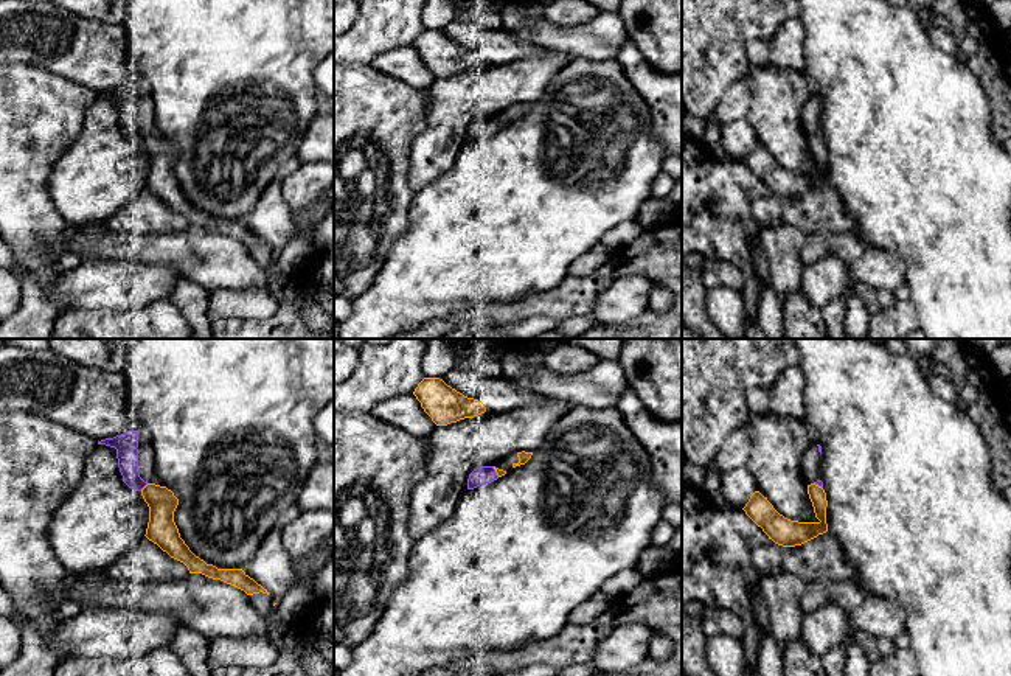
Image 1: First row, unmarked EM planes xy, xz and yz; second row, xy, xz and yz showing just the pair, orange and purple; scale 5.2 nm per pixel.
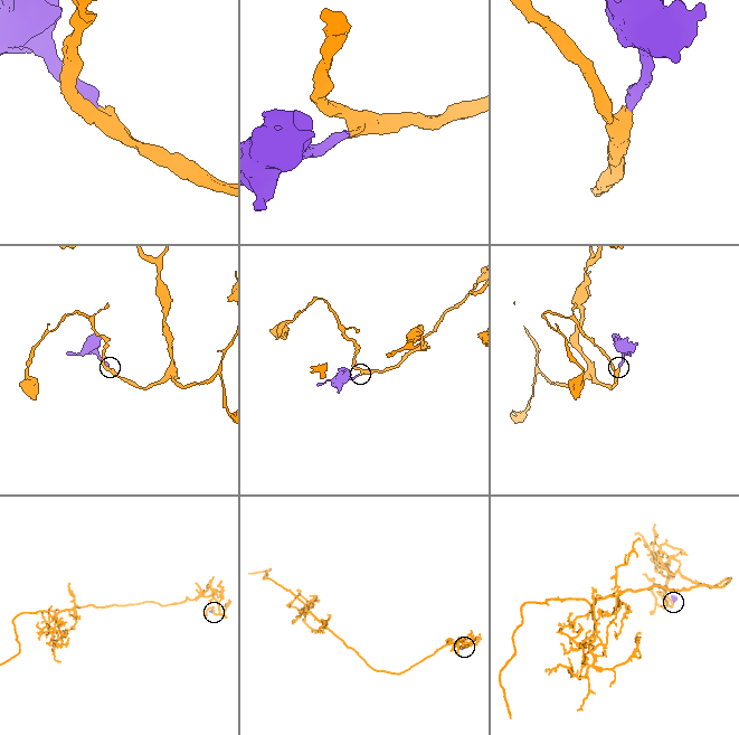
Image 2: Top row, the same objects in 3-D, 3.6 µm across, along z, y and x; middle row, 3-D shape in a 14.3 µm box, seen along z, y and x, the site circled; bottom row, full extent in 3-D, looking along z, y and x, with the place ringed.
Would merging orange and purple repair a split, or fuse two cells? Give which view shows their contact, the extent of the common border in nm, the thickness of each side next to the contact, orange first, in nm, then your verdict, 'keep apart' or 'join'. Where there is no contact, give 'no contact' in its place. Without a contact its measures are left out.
meets orange in xy; contact 60 nm long; 160 nm thick on the orange side, 120 nm on the other; join

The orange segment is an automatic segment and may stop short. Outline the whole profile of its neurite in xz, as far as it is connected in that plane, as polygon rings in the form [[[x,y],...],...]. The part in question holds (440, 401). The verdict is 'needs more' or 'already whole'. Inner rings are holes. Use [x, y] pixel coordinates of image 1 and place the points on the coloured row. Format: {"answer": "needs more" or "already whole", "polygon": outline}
{"answer": "already whole", "polygon": [[[424,378],[413,395],[436,426],[447,426],[486,412],[481,401],[464,396],[439,378]]]}

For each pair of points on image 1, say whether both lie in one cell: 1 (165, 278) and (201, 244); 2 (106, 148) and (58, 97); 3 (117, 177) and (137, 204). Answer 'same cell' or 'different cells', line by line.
1: different cells
2: different cells
3: different cells

